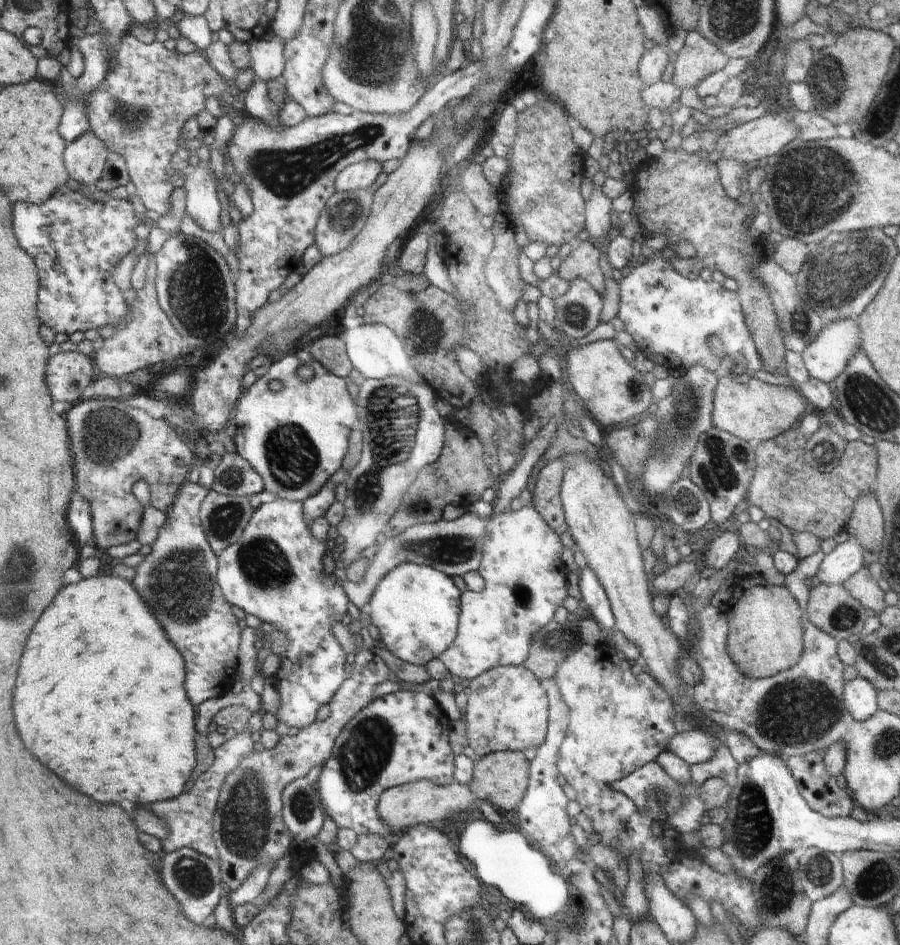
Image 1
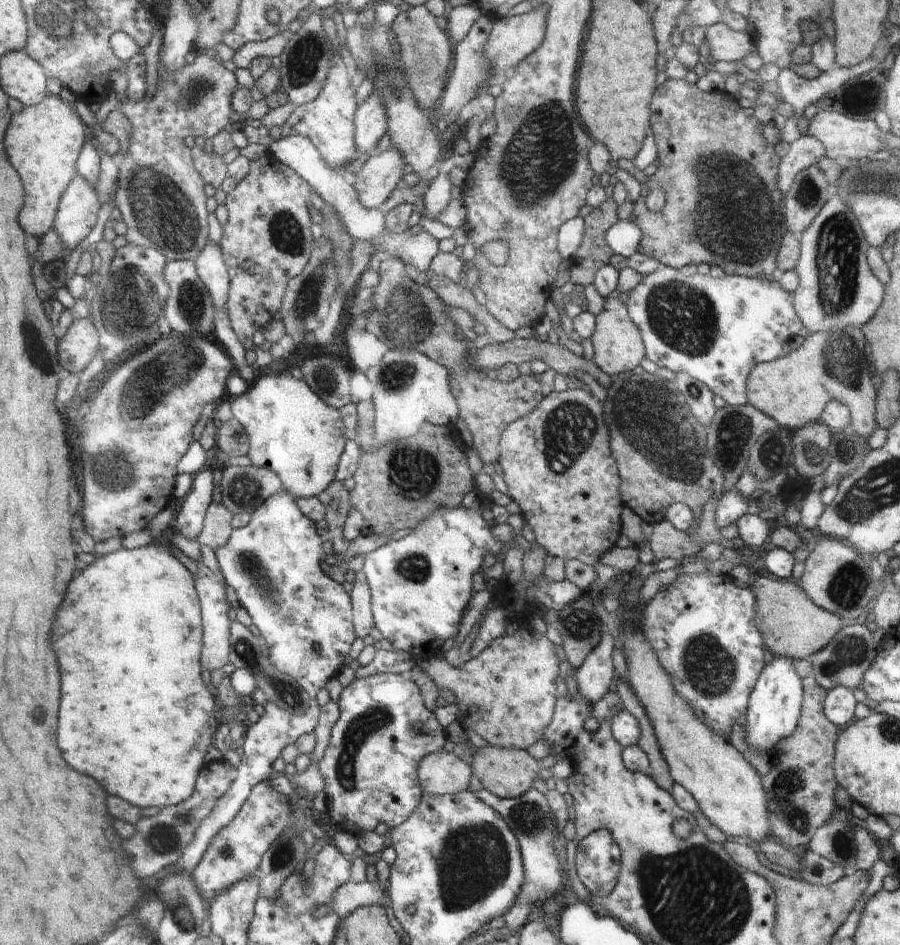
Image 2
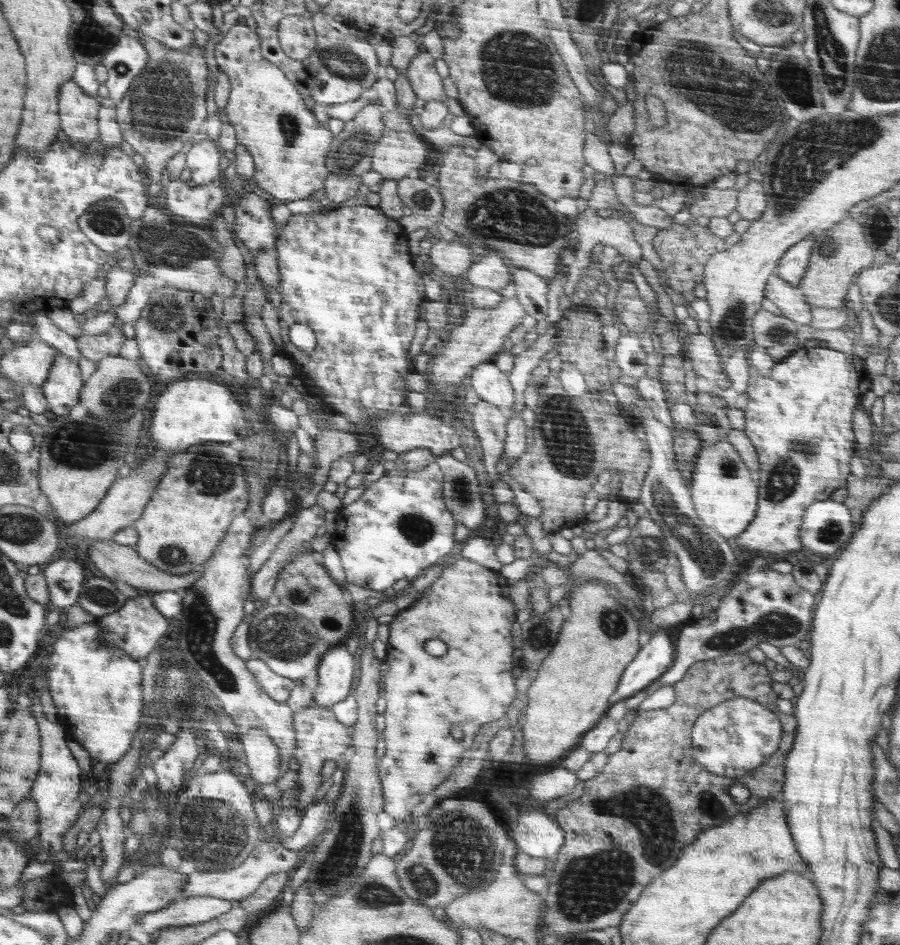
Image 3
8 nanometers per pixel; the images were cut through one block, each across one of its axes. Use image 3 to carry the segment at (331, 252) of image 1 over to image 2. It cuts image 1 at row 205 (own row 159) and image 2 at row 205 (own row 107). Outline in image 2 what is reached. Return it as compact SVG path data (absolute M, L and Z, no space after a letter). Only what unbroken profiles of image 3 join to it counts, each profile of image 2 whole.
M392 147L367 157L362 168L351 178L358 198L366 208L378 209L386 203L390 192L398 186L398 182L405 175L402 172L404 162L402 153Z

